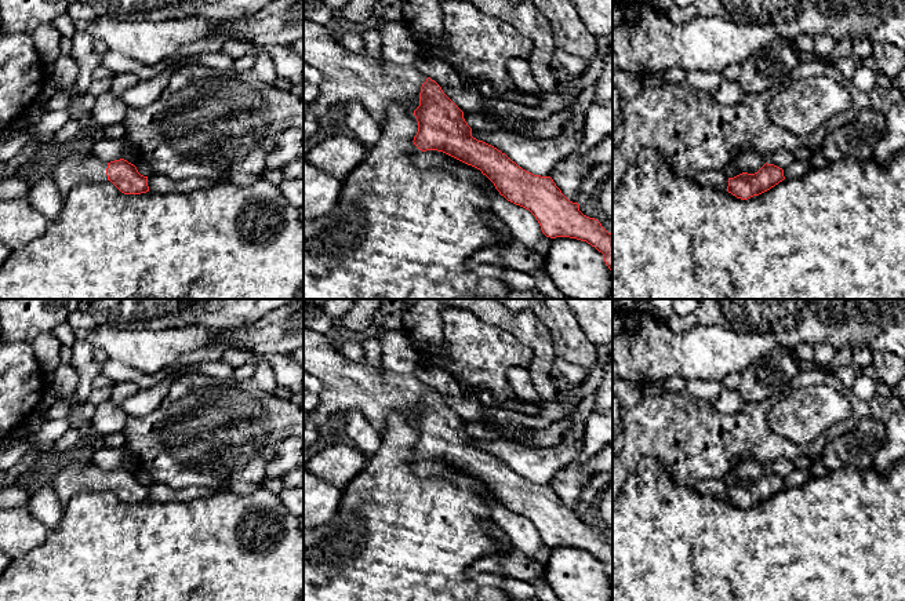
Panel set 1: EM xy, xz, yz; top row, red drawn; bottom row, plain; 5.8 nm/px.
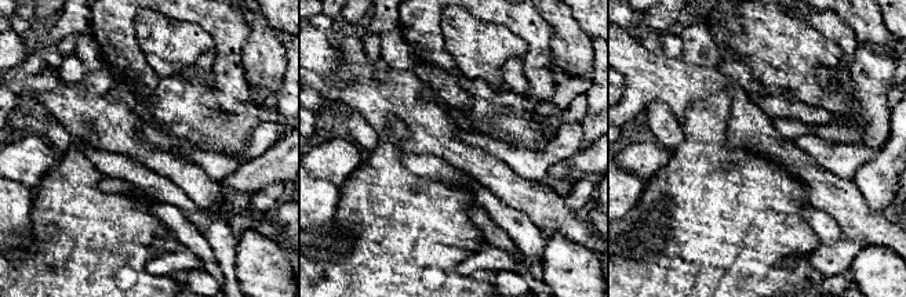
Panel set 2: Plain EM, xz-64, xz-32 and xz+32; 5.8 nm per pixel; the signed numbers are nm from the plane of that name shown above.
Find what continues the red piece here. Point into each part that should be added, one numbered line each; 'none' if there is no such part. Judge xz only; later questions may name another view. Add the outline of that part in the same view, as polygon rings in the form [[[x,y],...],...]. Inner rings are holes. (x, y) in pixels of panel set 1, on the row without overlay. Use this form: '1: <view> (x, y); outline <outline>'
1: xz (375, 392); outline [[[305,324],[304,371],[324,385],[323,404],[309,414],[317,426],[338,411],[355,409],[382,433],[393,412],[412,419],[428,387],[414,374],[397,374],[368,363],[350,361],[339,352],[335,336],[316,332]]]

